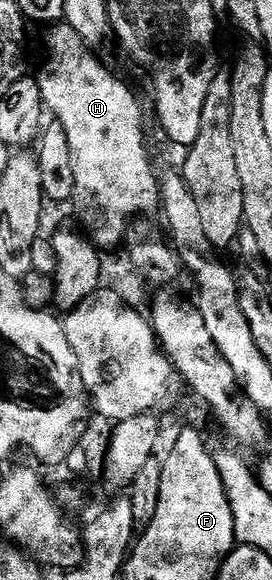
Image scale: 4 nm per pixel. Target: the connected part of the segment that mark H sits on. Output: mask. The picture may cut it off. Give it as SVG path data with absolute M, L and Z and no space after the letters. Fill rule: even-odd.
M62 21L48 29L45 67L37 80L44 106L59 113L58 124L69 135L78 224L100 250L120 248L135 216L156 212L161 205L160 178L157 173L155 177L143 138L143 109L134 91L91 54L92 48L73 27Z

